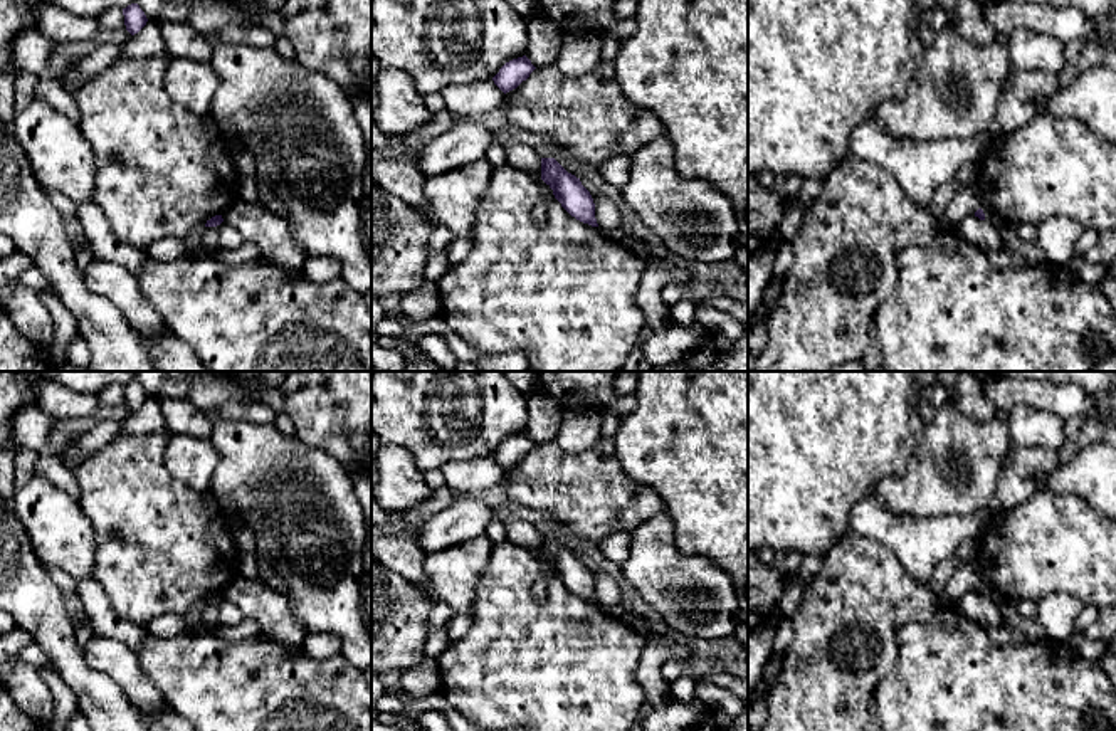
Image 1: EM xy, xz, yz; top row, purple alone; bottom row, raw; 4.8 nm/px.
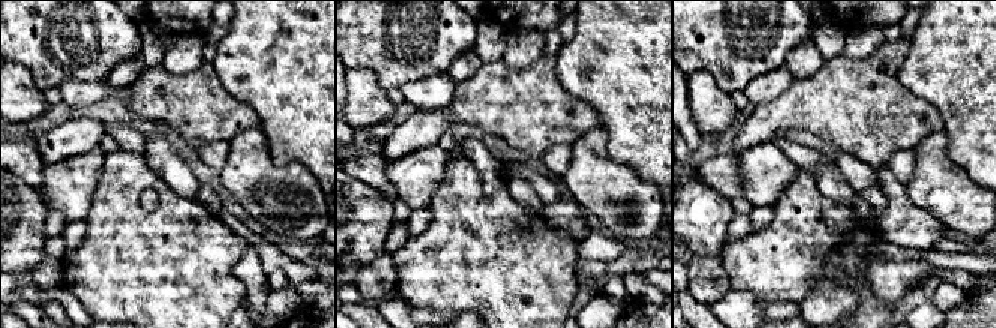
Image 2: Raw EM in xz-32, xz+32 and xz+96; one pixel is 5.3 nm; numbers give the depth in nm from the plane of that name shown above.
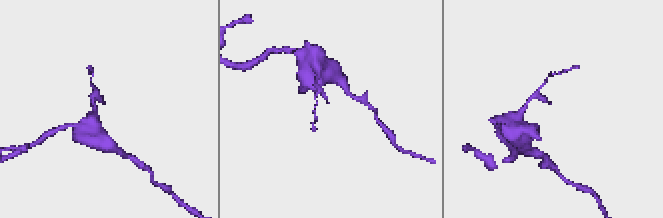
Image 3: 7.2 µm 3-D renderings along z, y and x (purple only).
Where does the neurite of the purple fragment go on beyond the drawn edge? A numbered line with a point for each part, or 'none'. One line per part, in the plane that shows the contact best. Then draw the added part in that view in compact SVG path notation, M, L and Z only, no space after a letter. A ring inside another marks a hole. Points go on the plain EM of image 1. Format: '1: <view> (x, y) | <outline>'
none

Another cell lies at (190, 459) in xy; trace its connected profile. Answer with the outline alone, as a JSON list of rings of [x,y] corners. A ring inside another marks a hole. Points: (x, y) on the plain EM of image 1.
[[[171,435],[163,455],[166,471],[200,492],[208,492],[218,460],[210,439],[190,435]]]

